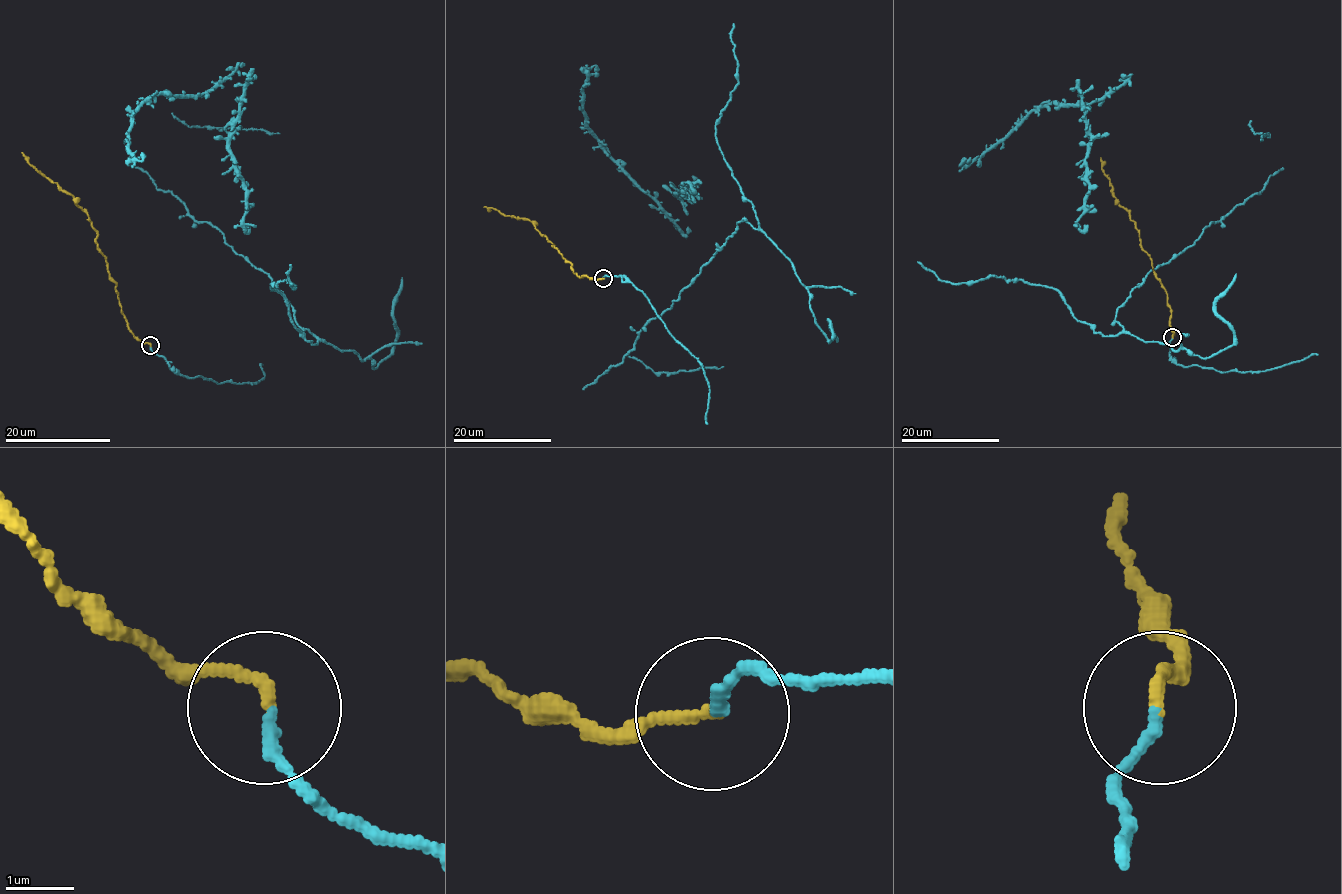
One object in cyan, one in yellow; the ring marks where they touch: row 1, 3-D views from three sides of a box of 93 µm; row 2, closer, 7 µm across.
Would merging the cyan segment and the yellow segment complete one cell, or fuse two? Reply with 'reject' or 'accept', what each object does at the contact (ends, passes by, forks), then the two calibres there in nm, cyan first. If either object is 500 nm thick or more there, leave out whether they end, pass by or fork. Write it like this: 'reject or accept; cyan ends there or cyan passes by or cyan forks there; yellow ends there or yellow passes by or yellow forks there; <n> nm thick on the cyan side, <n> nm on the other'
accept; cyan ends there; yellow ends there; 160 nm thick on the cyan side, 170 nm on the other

